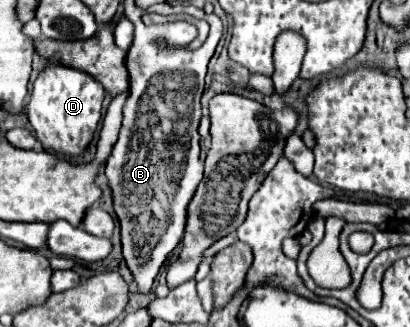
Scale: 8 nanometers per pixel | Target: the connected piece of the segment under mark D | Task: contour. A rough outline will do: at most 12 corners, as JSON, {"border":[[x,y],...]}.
{"border":[[48,64],[26,116],[54,154],[92,142],[104,88]]}

